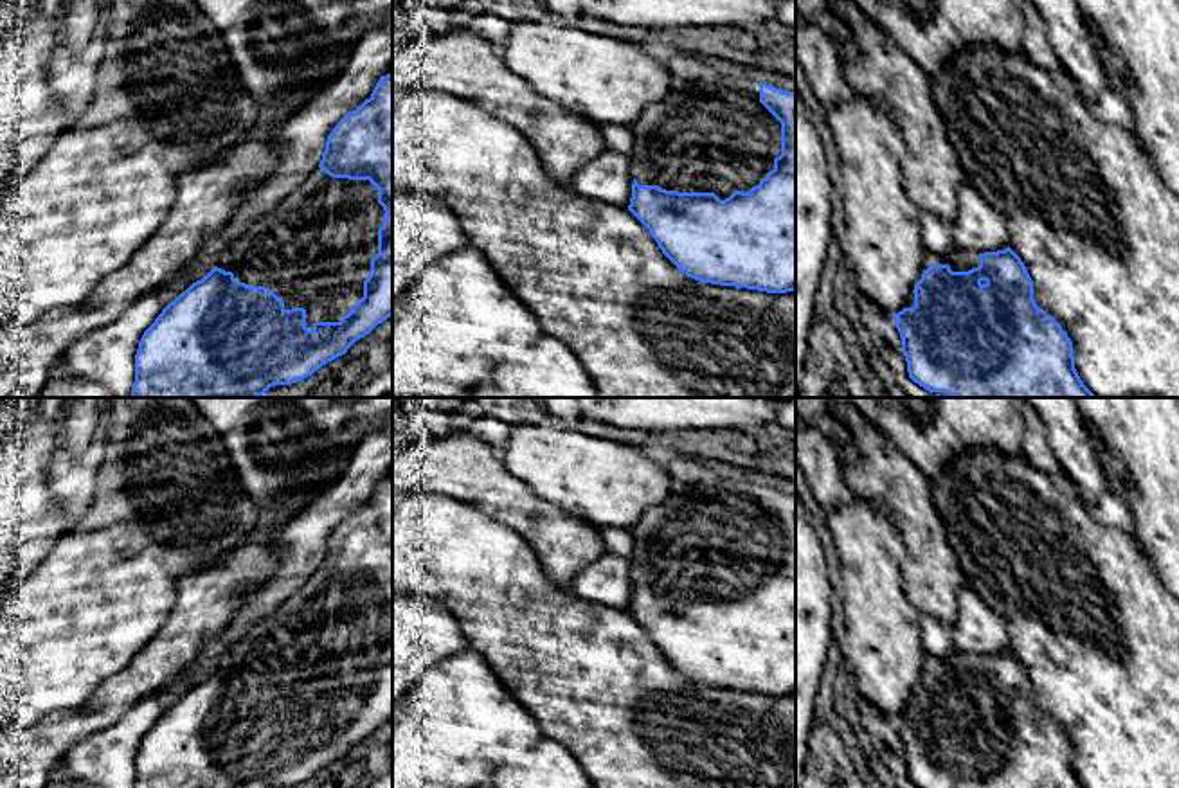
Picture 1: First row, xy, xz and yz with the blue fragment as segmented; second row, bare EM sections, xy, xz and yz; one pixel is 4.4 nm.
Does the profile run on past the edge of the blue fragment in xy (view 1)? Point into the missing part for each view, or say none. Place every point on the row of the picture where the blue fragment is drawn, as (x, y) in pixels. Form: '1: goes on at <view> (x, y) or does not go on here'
1: goes on at xy (314, 250)

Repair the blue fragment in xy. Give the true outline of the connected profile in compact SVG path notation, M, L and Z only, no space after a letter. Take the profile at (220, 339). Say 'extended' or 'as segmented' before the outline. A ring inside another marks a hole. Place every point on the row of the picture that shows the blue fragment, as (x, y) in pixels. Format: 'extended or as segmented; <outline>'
extended; M392 74L382 76L369 99L346 113L331 130L319 167L272 212L257 219L220 257L218 264L169 302L144 331L135 354L131 398L259 398L274 385L292 385L347 349L392 317Z

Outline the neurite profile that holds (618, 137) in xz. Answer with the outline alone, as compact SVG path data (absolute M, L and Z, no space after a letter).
M598 124L598 130L605 140L607 149L626 153L634 144L632 126L628 124Z

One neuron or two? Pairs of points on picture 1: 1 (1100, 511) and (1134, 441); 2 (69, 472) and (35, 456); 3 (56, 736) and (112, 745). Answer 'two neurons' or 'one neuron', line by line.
1: two neurons
2: two neurons
3: two neurons

